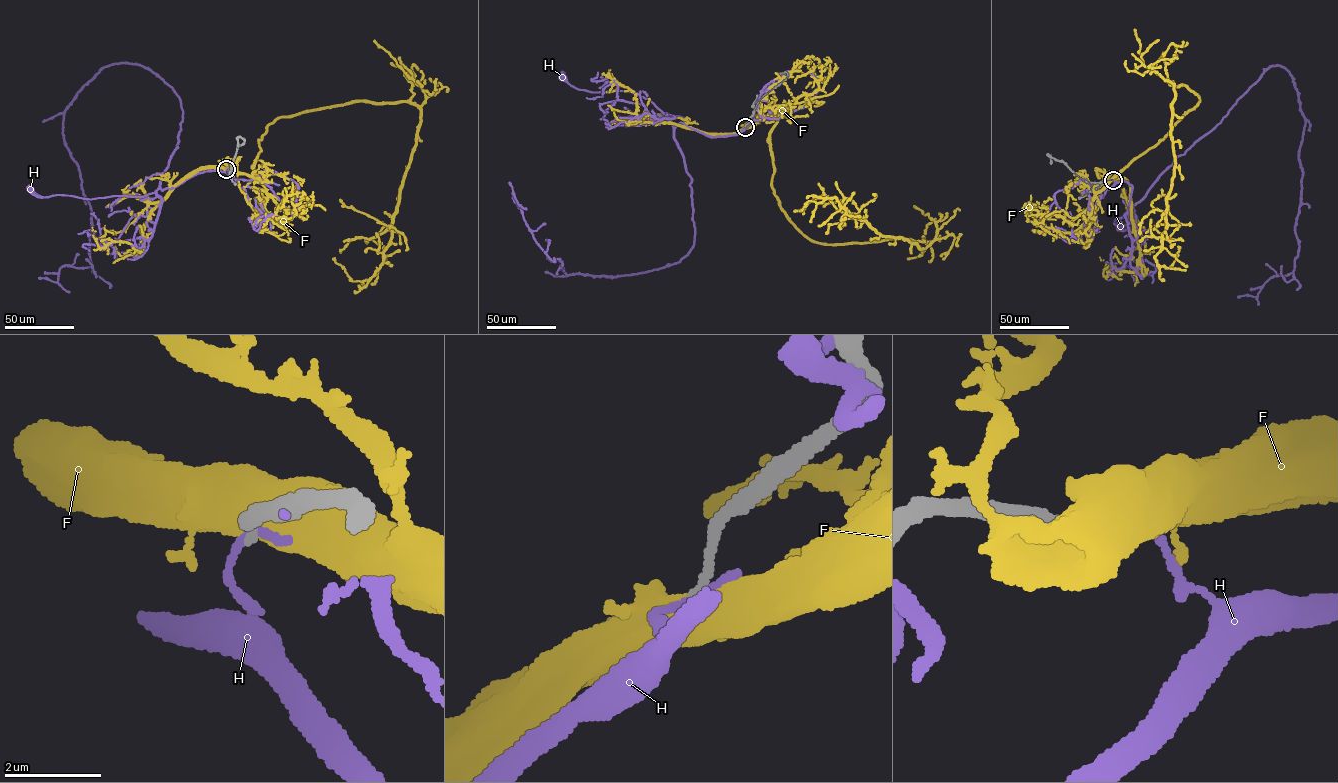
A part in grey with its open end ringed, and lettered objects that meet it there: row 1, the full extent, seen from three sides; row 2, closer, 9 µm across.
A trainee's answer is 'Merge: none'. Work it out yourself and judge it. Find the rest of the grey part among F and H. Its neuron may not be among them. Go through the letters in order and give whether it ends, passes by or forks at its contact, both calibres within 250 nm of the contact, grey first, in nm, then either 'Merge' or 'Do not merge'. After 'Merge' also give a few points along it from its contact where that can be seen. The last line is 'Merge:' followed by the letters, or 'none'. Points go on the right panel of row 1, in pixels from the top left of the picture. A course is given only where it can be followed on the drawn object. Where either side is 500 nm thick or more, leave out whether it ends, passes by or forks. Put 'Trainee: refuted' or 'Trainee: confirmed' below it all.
F: Thickness 190 nm (grey) against 750 nm. Do not merge
H: It ends there. Thickness 190 nm (grey) against 200 nm. Do not merge
Merge: none
Trainee: confirmed

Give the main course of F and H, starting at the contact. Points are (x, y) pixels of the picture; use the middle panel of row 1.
F: (746, 127), (778, 119), (772, 188), (810, 239), (922, 248), (834, 197), (794, 211)
H: (745, 127), (737, 134), (709, 136), (682, 123), (673, 126), (651, 101), (637, 94), (577, 89), (562, 75)

